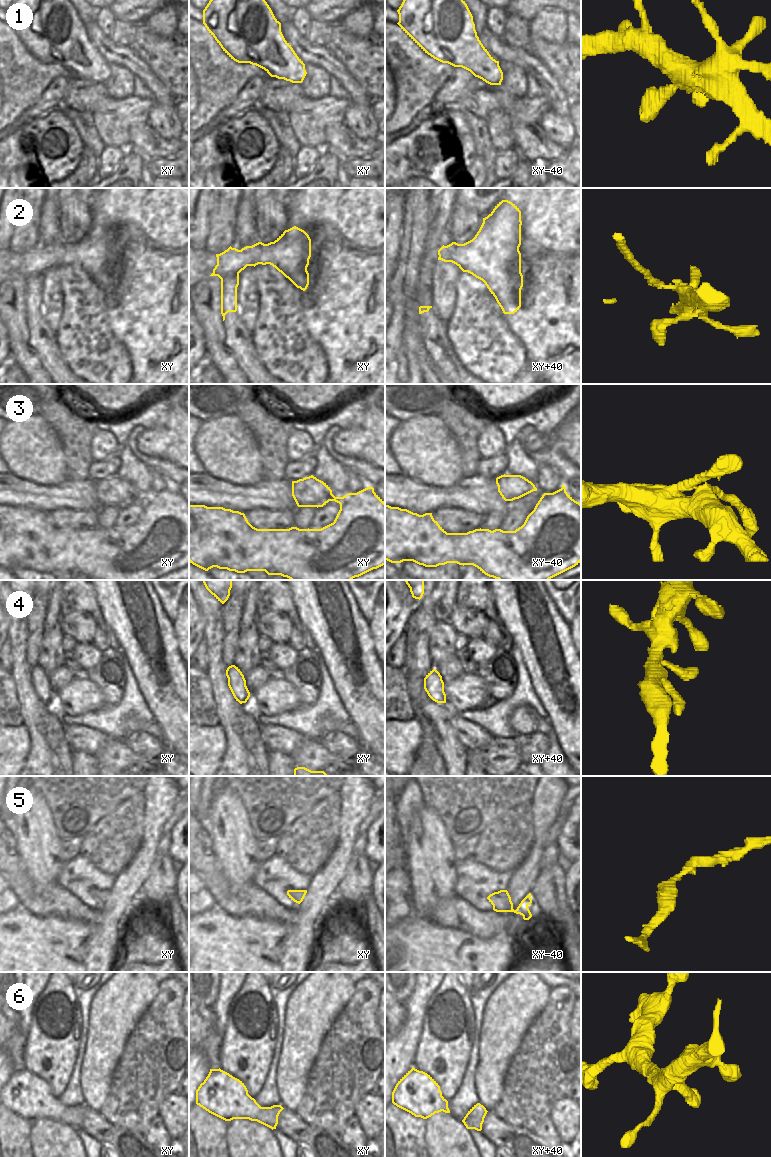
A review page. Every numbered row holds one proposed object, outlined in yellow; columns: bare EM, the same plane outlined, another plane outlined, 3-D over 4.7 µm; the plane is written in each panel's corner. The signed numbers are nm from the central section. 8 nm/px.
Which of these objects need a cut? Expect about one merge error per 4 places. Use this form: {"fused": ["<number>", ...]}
{"fused": ["2"]}

